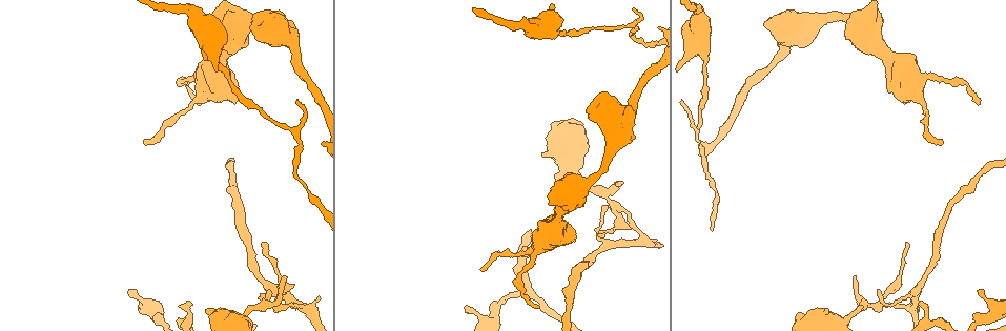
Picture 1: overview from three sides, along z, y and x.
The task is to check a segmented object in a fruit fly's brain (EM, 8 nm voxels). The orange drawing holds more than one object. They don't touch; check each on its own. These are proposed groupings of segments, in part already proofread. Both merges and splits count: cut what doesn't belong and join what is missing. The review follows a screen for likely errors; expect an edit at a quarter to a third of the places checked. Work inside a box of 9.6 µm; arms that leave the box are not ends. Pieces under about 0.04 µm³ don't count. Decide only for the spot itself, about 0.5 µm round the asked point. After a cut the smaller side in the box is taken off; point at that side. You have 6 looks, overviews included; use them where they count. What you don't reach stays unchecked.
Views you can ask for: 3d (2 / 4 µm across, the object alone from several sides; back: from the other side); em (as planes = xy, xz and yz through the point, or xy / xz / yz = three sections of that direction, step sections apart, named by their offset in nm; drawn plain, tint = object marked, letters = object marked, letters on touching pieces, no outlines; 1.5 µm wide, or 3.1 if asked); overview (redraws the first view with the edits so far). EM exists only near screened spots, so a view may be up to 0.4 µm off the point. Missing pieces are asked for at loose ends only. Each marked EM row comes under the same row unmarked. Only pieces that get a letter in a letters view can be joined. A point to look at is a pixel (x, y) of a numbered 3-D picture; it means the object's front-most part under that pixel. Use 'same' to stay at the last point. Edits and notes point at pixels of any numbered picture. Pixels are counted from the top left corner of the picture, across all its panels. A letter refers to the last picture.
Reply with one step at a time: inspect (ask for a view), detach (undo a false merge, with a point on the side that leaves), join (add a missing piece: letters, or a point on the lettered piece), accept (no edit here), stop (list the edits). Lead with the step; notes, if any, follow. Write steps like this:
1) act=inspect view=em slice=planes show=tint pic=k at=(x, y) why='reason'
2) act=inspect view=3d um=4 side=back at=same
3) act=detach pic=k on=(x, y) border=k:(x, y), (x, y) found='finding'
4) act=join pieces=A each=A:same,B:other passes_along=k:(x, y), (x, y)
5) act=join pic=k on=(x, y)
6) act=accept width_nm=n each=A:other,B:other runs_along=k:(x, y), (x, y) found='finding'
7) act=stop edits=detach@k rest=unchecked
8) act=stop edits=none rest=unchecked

act=inspect view=em slice=planes show=letters pic=1 at=(846, 17) why='thick turns thin'

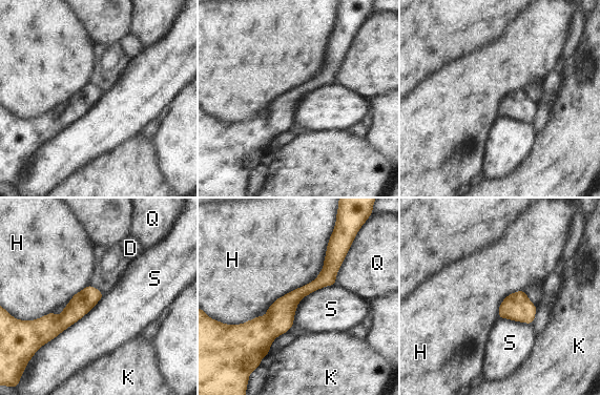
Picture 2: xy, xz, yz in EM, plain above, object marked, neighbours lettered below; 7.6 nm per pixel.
act=accept longest_contact=H:800nm each=D:other,H:other,K:other,Q:other,S:other runs_along=2:(330, 245), (330, 270), (282, 311), (264, 350) found='continuous, no second cell'

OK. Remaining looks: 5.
act=inspect view=em slice=yz step=4 show=letters pic=1 at=(942, 143) why='tapers out'

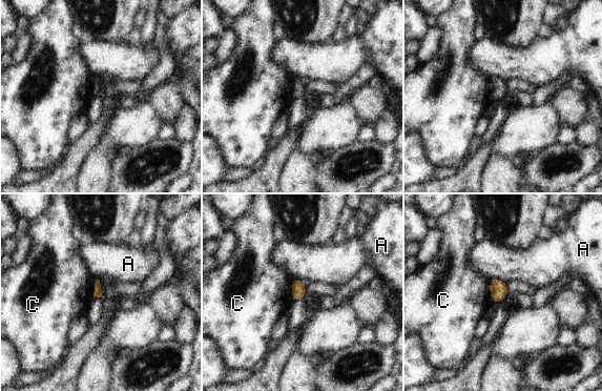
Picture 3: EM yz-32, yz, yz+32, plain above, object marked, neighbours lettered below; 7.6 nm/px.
act=inspect view=em slice=planes show=letters at=same why='another direction'

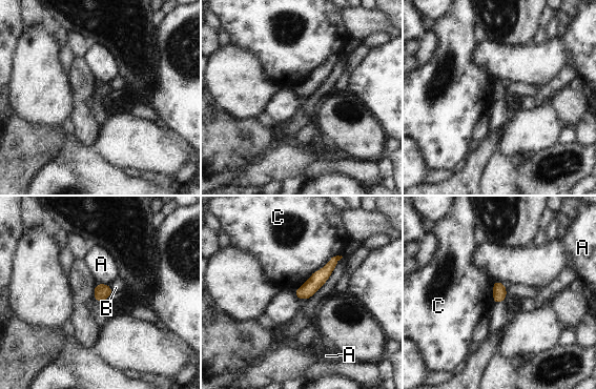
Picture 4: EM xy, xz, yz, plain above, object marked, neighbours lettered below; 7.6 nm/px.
act=accept longest_contact=A:100nm each=A:other,B:other,C:other found='no lettered piece goes on from it'

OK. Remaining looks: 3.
act=inspect view=3d um=4 pic=1 at=(278, 307) why='branch point'

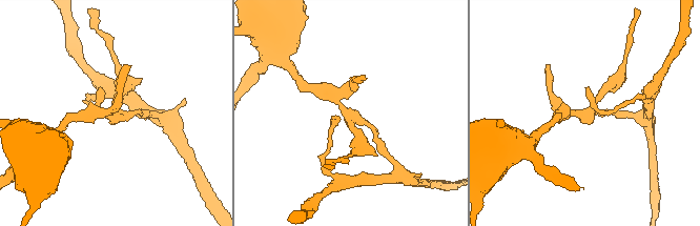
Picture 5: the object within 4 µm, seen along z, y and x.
act=inspect view=em slice=planes show=tint pic=5 at=(586, 115)

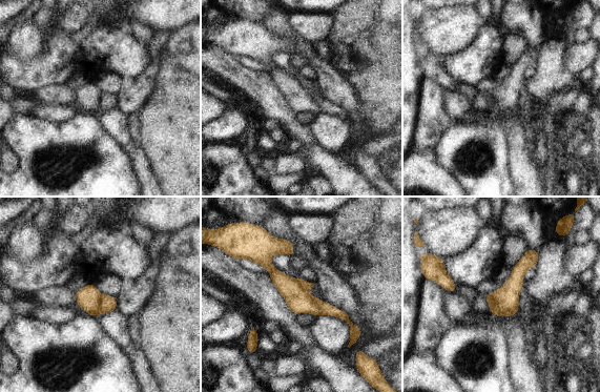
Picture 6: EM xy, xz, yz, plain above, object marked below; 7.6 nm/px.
act=inspect view=em slice=planes show=letters at=same why='see the neighbours'

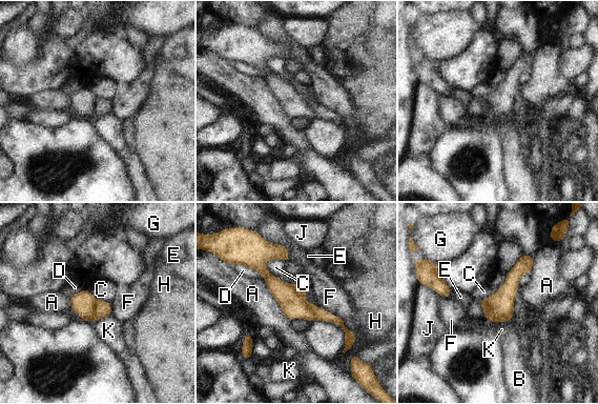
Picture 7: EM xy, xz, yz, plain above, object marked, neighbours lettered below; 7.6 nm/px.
act=detach pic=7 on=(102, 309) longest_contact=A:360nm each=A:other,B:other,C:other,D:other,E:other,F:other,G:other,H:other,J:other,K:other found='a second cell is stuck on'

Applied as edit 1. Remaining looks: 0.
act=stop edits=detach@7 rest=unchecked

